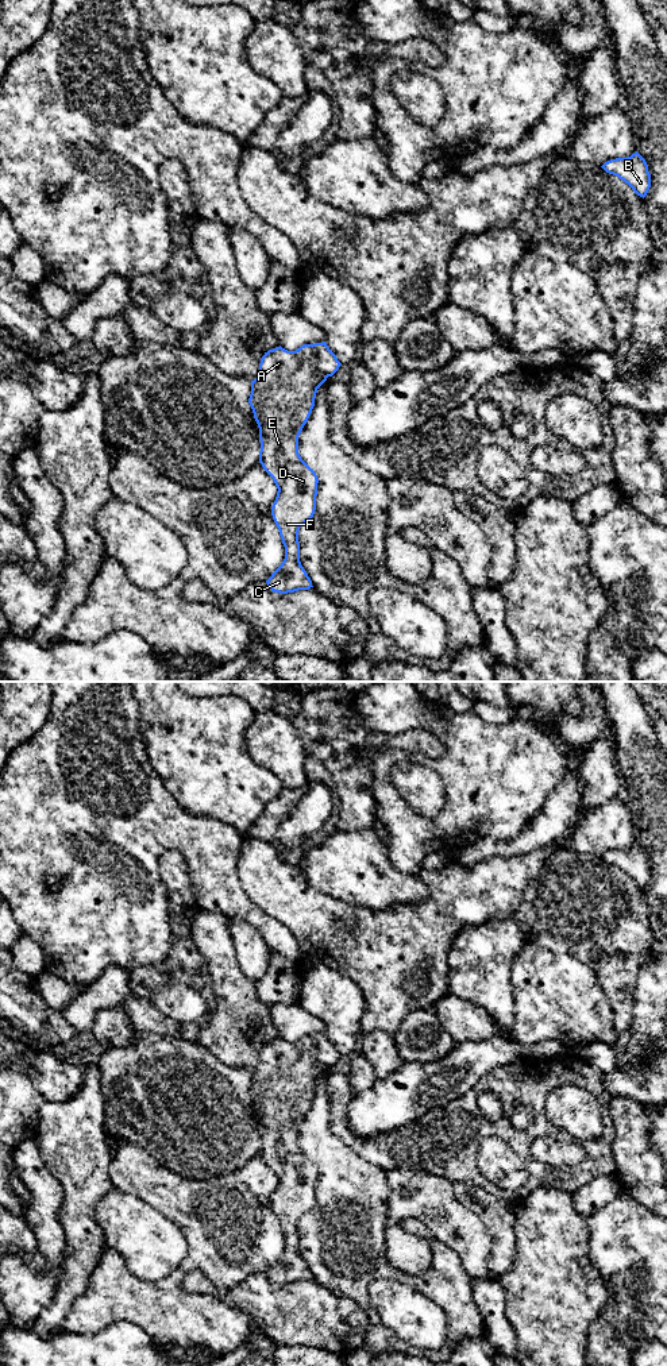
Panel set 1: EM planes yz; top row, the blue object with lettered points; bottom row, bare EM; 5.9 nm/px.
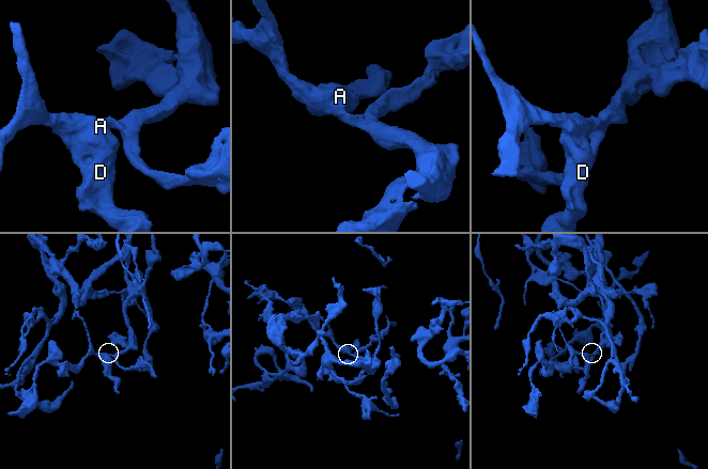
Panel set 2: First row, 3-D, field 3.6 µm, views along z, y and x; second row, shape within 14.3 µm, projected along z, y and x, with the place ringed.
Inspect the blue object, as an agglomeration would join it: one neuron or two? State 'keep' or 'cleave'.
keep

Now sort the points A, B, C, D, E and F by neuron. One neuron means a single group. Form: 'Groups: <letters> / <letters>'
Groups: A B C D E F

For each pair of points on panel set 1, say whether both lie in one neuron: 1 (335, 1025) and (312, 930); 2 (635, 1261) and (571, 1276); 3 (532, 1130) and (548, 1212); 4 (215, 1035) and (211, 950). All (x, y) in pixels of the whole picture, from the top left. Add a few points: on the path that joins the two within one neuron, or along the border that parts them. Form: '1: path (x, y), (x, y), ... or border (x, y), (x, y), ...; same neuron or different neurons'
1: border (304, 969), (326, 964), (349, 979); different neurons
2: border (589, 1239), (589, 1261), (608, 1292), (608, 1300); different neurons
3: border (562, 1188), (534, 1188), (517, 1201); different neurons
4: path (226, 1014), (226, 972); same neuron

